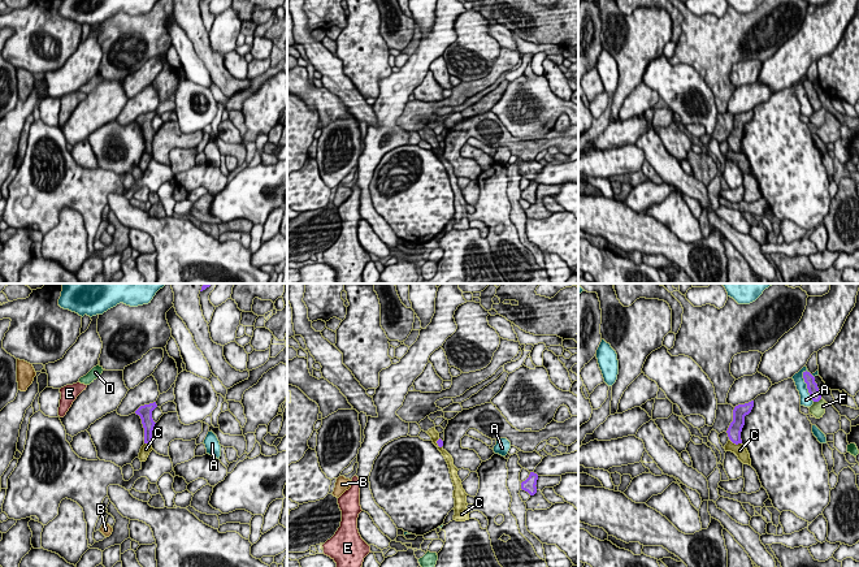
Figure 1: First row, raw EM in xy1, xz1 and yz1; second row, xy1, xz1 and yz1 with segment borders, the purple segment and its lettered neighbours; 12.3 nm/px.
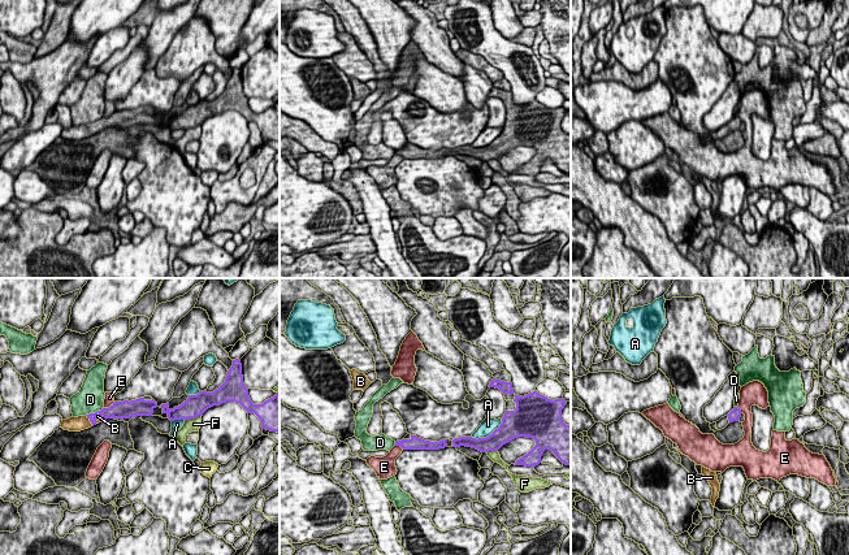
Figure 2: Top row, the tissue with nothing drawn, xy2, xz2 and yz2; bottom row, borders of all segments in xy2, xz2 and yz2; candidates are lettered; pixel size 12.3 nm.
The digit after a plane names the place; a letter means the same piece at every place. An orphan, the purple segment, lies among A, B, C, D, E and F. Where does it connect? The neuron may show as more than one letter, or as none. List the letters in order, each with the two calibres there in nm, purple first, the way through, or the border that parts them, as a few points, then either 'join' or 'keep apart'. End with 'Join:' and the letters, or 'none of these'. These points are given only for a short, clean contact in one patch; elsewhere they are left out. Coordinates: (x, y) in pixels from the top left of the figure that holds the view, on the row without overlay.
A: 240 nm thick on the purple side, 180 nm on the other; keep apart
B: 130 nm thick on the purple side, 190 nm on the other; runs through xy2 (105, 122), (98, 121), (90, 129), (74, 133); join
C: 170 nm thick on the purple side, 160 nm on the other; border along yz1 (729, 147), (736, 152), (741, 152); keep apart
D: 170 nm thick on the purple side, 340 nm on the other; border along xy2 (103, 117), (85, 124); keep apart
E: 220 nm thick on the purple side, 130 nm on the other; border along xy2 (115, 111), (103, 117); keep apart
F: 260 nm thick on the purple side, 160 nm on the other; keep apart
Join: B

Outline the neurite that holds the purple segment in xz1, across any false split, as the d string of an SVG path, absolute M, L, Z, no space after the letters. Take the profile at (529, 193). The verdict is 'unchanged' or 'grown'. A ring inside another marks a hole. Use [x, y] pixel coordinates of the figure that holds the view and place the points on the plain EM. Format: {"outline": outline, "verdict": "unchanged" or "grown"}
{"outline": "M530 181L529 186L521 191L521 198L528 200L530 204L534 204L537 202L537 189L538 183L534 181Z", "verdict": "unchanged"}

